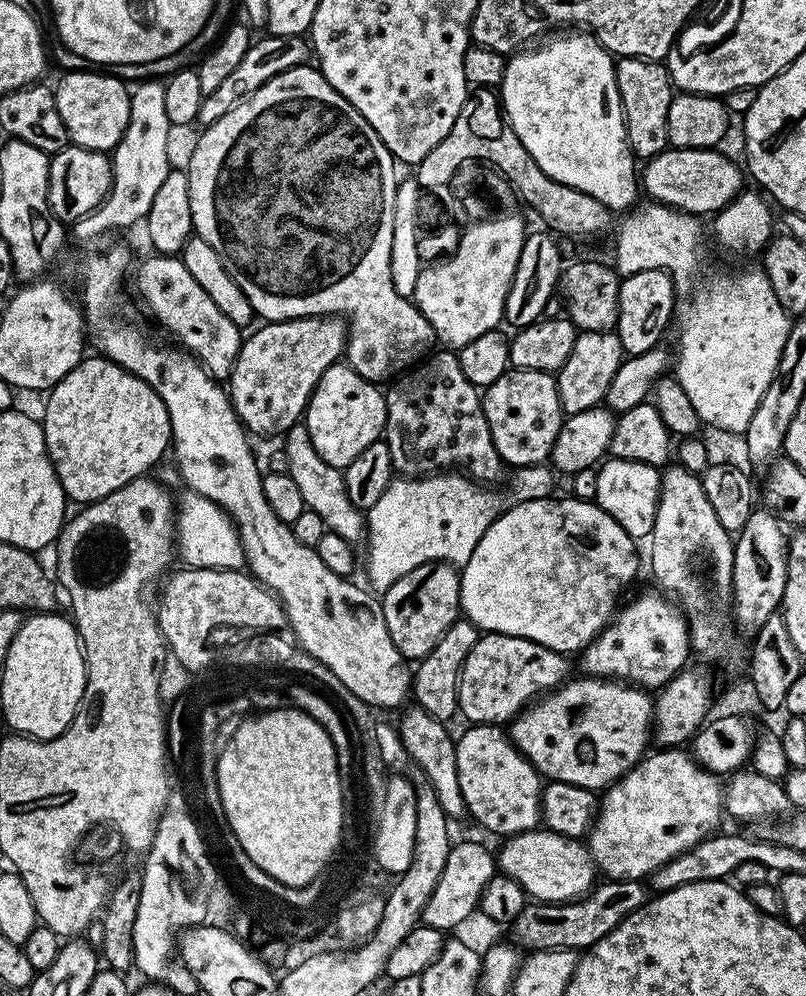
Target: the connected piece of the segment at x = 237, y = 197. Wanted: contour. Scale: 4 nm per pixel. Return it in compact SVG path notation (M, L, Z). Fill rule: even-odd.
M301 66L291 68L263 84L250 98L246 98L234 110L222 114L218 122L207 125L204 132L196 140L192 148L192 157L188 160L186 173L189 182L190 214L195 235L201 236L218 254L224 263L224 269L242 286L246 298L250 298L253 313L261 321L275 322L277 320L297 320L303 316L330 316L343 318L350 335L346 340L346 362L362 378L373 382L387 381L395 378L413 364L425 359L433 351L437 343L436 334L430 322L416 307L411 299L398 294L391 281L390 256L394 241L394 206L395 192L398 183L396 176L397 161L392 159L390 150L374 134L370 122L326 82L326 78L315 67Z

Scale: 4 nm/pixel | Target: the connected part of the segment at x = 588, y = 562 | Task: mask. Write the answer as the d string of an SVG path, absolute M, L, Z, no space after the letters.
M575 498L556 499L522 500L505 507L501 516L486 530L486 534L482 534L482 542L478 542L478 546L474 546L474 554L470 554L470 562L466 562L462 566L460 572L460 607L463 615L485 633L497 632L507 636L526 638L530 642L538 642L555 652L571 654L571 652L577 651L576 653L579 653L587 648L608 627L621 603L620 591L635 578L636 571L640 568L640 560L636 557L637 541L633 540L630 534L626 534L626 530L622 530L622 526L618 526L618 522L614 522L614 518L610 518L610 514L606 514L606 510L602 510L599 504L591 500Z

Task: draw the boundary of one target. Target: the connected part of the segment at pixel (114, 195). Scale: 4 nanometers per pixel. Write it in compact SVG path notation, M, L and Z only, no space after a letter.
M158 79L148 80L145 84L133 87L130 92L130 122L126 134L118 142L118 146L111 153L112 158L112 191L108 197L99 204L93 212L85 216L83 220L75 221L76 236L80 240L92 240L95 236L104 236L111 228L128 228L131 224L138 225L148 215L153 205L154 196L162 187L170 171L168 165L168 131L170 125L166 118L166 98L164 97L164 85Z

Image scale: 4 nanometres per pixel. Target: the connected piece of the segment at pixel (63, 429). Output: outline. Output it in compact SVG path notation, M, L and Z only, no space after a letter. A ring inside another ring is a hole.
M89 355L87 358L81 359L78 366L74 366L74 370L70 370L70 374L66 374L66 378L62 378L47 393L48 405L44 408L44 416L42 415L42 423L44 425L44 441L46 442L46 450L49 458L52 459L52 465L56 471L56 476L60 479L60 485L64 491L65 497L69 501L77 500L77 505L83 506L91 504L94 500L106 498L106 494L110 494L114 490L118 490L122 486L126 486L132 480L137 480L139 476L145 475L160 459L164 456L164 451L169 451L170 441L172 439L172 423L168 417L166 406L162 402L162 398L158 398L158 394L147 384L142 378L138 378L132 372L127 372L121 364L115 364L114 361L105 358L103 355Z

